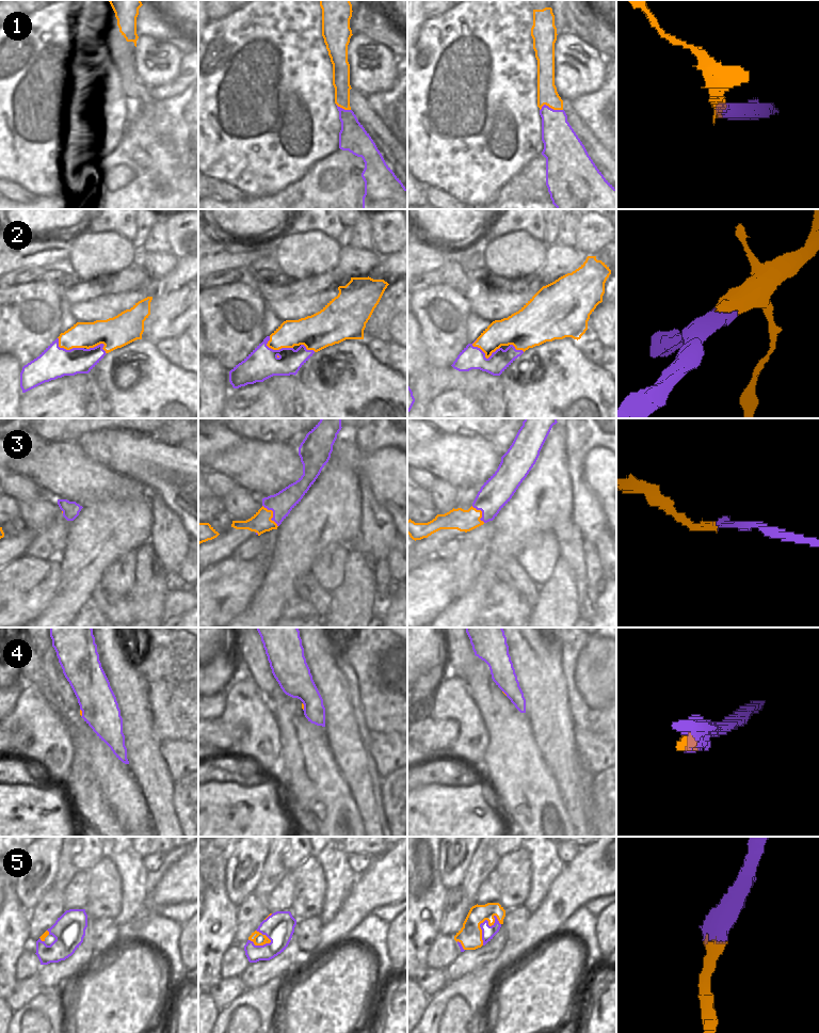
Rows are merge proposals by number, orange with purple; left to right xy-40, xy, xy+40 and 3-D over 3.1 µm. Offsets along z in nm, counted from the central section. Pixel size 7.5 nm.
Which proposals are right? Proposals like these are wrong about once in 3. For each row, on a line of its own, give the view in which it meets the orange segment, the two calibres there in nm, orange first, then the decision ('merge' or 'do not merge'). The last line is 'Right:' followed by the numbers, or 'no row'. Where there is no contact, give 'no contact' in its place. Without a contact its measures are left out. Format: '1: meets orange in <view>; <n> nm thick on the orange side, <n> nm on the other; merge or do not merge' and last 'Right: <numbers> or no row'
1: meets orange in xy+40; 150 nm thick on the orange side, 260 nm on the other; merge
2: meets orange in xy+40; 200 nm thick on the orange side, 180 nm on the other; merge
3: meets orange in xy; 150 nm thick on the orange side, 170 nm on the other; do not merge
4: meets orange in xy-40; 20 nm thick on the orange side, 280 nm on the other; do not merge
5: meets orange in xy+40; 180 nm thick on the orange side, 100 nm on the other; merge
Right: 1, 2, 5

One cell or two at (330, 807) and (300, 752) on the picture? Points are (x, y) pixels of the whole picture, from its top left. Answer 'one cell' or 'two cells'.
one cell

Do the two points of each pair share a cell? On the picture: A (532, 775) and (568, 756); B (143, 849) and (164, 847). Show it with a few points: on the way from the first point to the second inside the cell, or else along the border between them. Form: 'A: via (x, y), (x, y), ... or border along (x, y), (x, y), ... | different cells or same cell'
A: border along (535, 744), (559, 789) | different cells
B: via (148, 847), (159, 847) | same cell

